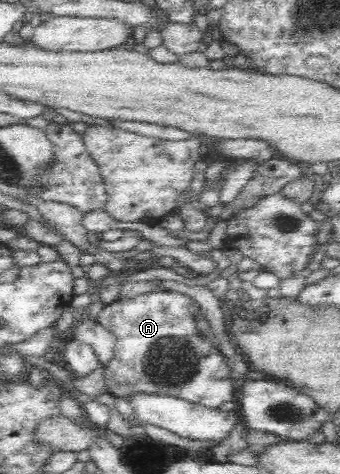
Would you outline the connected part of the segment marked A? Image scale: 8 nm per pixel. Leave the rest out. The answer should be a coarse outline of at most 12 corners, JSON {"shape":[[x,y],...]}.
{"shape":[[182,292],[120,297],[105,385],[219,409],[232,362]]}

